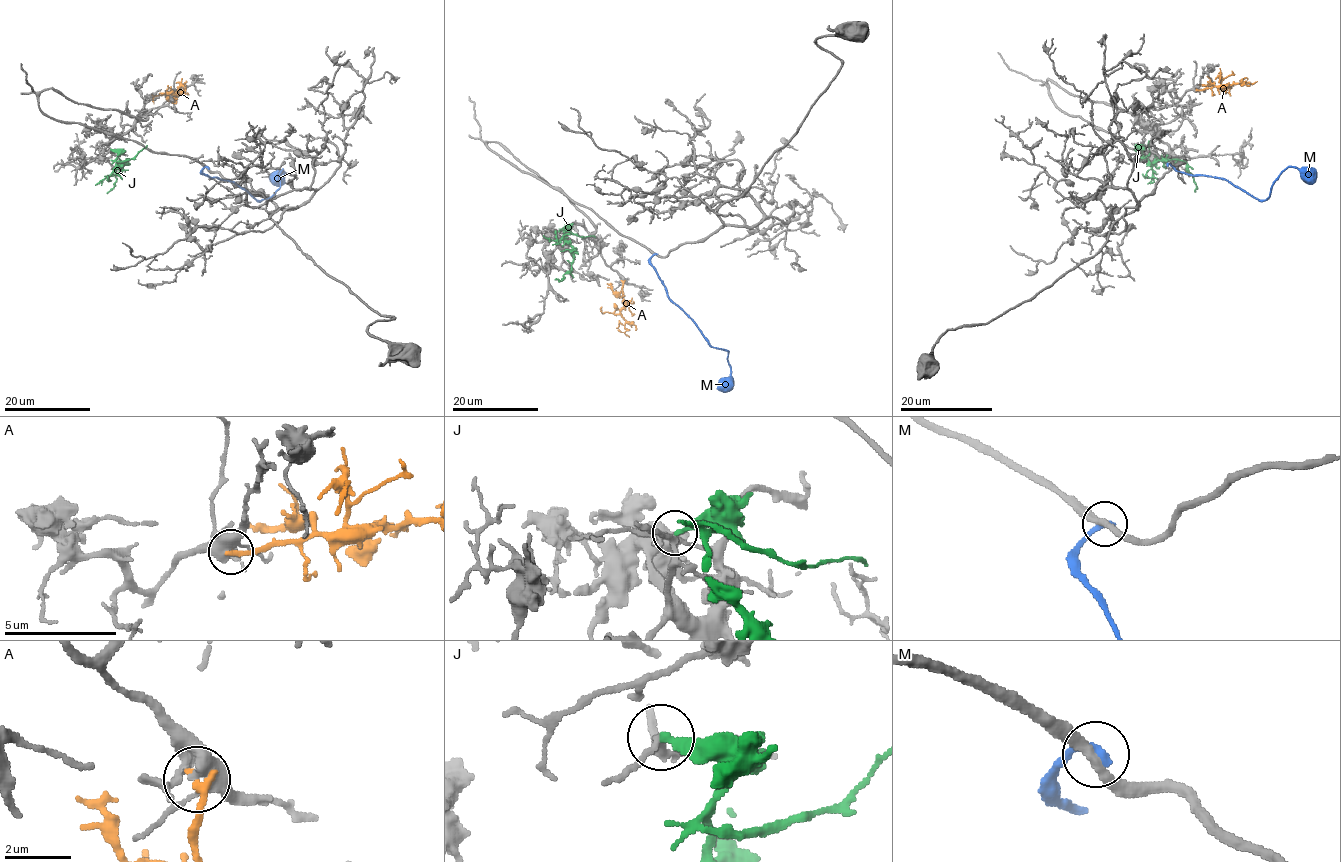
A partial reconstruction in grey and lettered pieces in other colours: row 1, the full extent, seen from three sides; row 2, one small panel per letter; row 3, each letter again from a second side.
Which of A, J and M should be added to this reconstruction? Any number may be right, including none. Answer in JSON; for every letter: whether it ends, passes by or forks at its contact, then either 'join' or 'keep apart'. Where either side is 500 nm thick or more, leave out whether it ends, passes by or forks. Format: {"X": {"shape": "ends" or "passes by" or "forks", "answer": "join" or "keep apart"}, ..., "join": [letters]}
{"A": {"shape": "ends", "answer": "keep apart"}, "J": {"shape": "ends", "answer": "join"}, "M": {"shape": "ends", "answer": "keep apart"}, "join": ["J"]}

